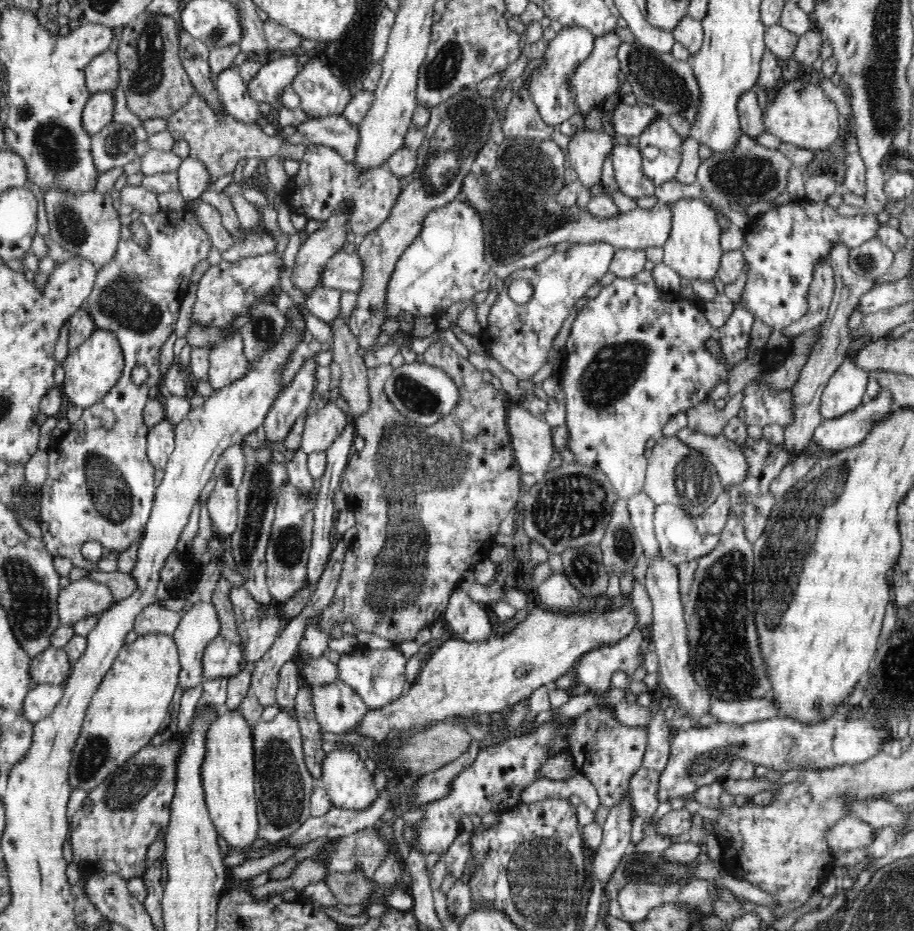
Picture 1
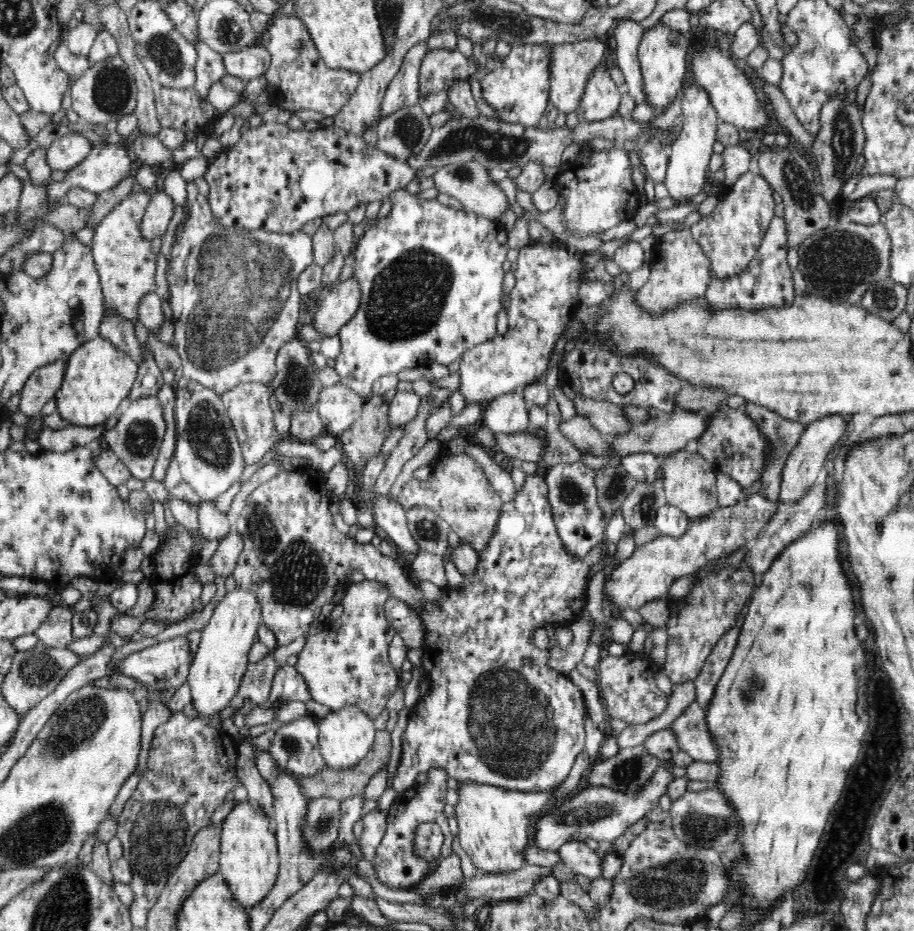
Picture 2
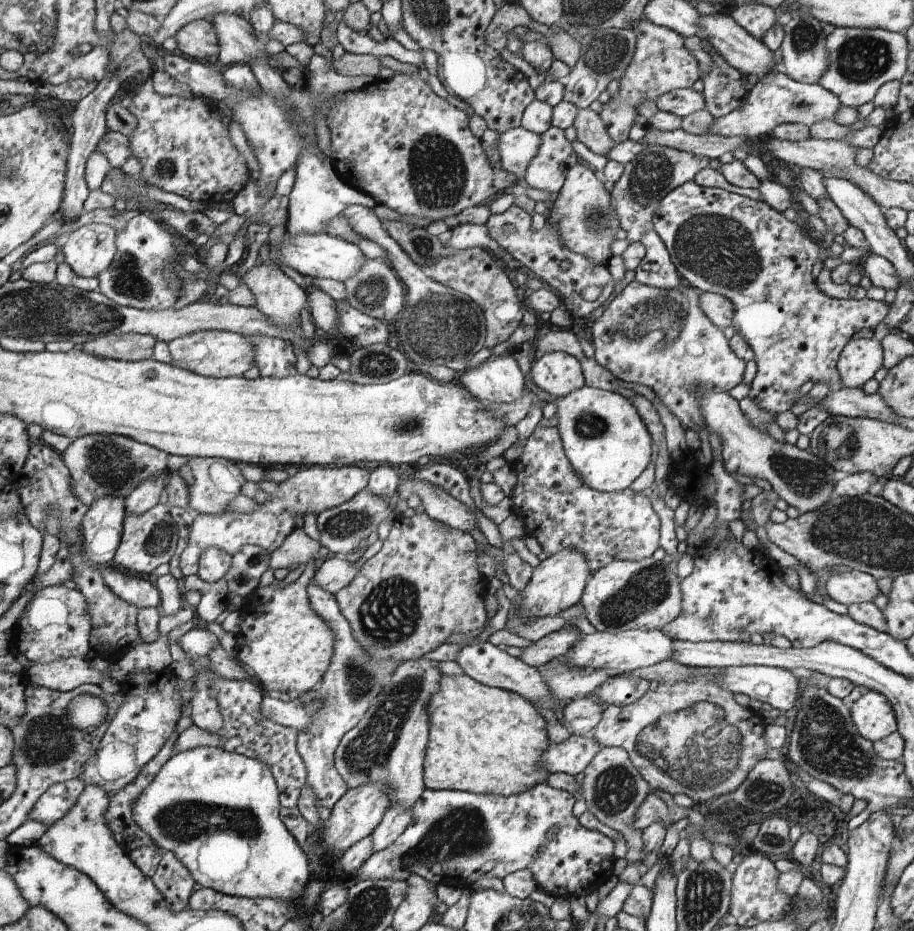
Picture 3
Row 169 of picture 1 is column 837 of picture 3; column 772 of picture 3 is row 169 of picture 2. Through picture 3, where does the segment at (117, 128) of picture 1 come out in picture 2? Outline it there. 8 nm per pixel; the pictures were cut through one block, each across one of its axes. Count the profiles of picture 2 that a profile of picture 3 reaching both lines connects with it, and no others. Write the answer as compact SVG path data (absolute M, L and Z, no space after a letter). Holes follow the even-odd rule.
M106 143L104 146L93 146L88 156L71 168L62 181L51 180L46 187L47 202L59 202L70 188L78 187L94 192L97 195L114 188L130 171L134 160L128 156L126 147L120 143Z

